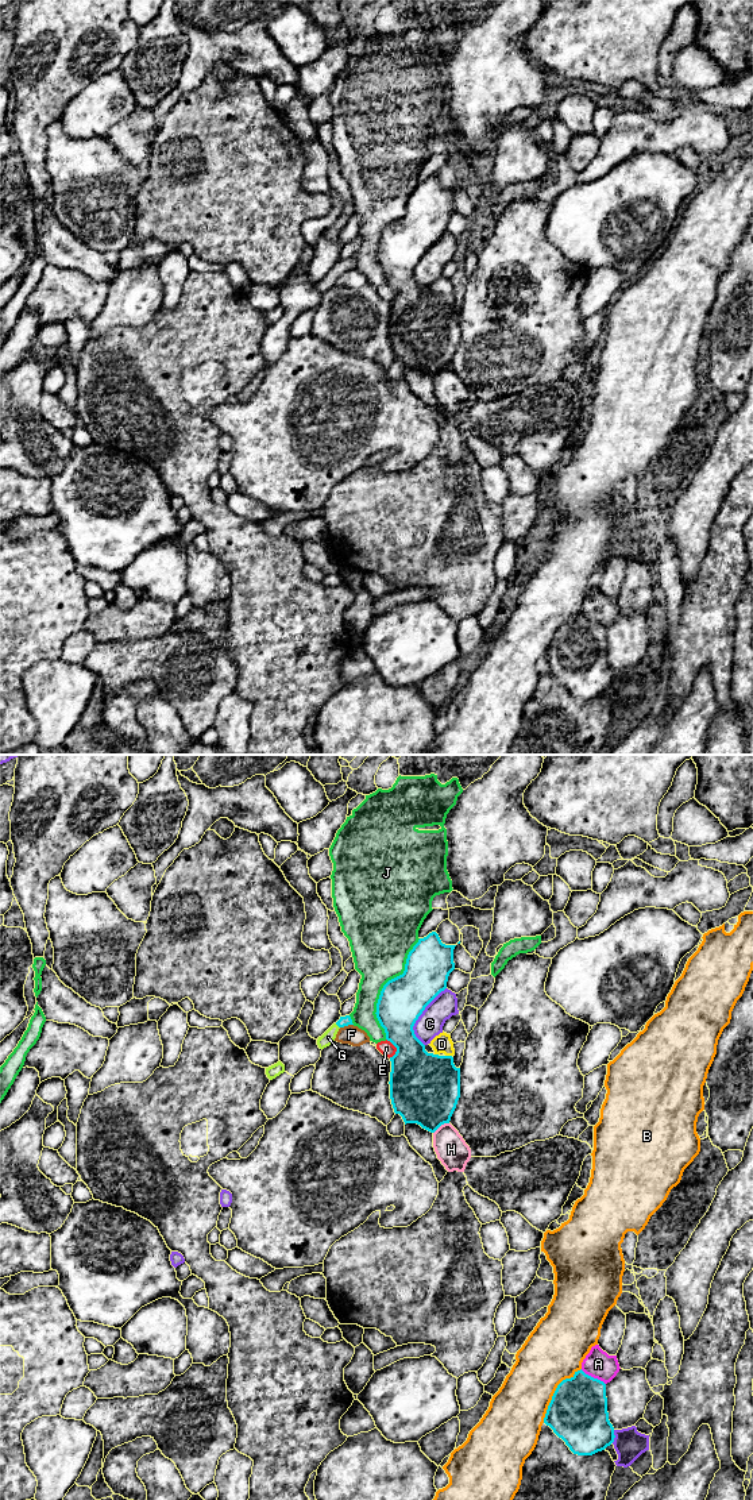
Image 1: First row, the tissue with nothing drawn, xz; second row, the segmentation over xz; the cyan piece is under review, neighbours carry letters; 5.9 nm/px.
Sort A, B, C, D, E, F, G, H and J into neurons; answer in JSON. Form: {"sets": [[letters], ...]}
{"sets": [["A"], ["B"], ["C"], ["D", "G"], ["E"], ["F"], ["H"], ["J"]]}

